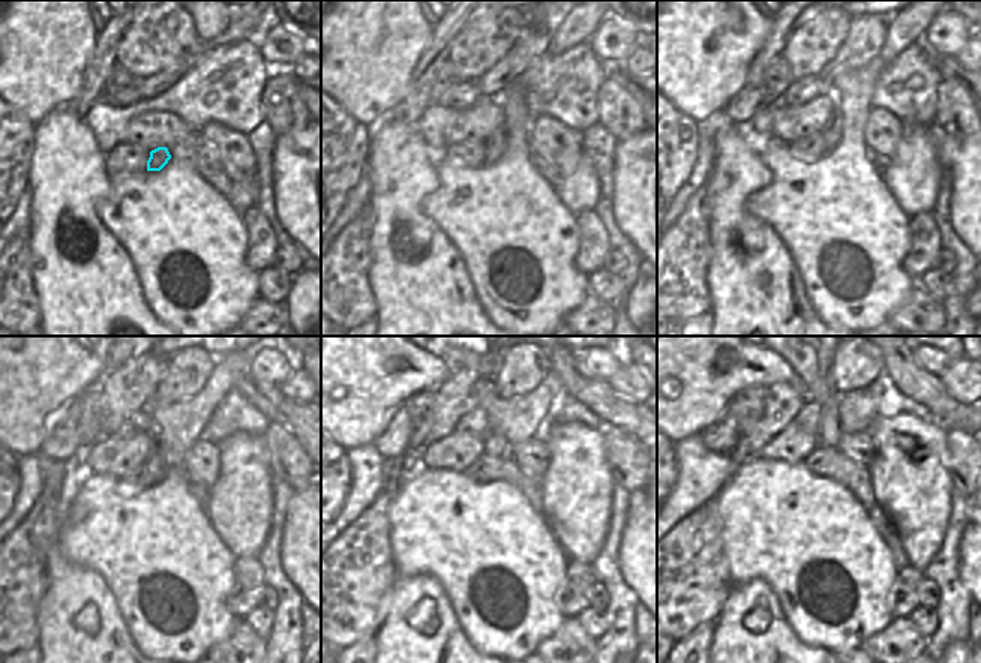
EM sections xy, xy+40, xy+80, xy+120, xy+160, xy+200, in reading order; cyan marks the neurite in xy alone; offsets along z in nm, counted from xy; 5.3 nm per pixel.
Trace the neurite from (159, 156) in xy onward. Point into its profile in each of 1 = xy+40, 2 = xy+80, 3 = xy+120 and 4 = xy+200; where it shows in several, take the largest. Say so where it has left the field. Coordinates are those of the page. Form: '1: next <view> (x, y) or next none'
1: next xy+40 (495, 144)
2: next xy+80 (831, 134)
3: next xy+120 (158, 449)
4: next xy+200 (827, 396)

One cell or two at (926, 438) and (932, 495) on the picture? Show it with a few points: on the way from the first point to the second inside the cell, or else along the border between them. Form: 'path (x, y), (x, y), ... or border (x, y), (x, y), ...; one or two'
path (929, 452), (930, 482); one

